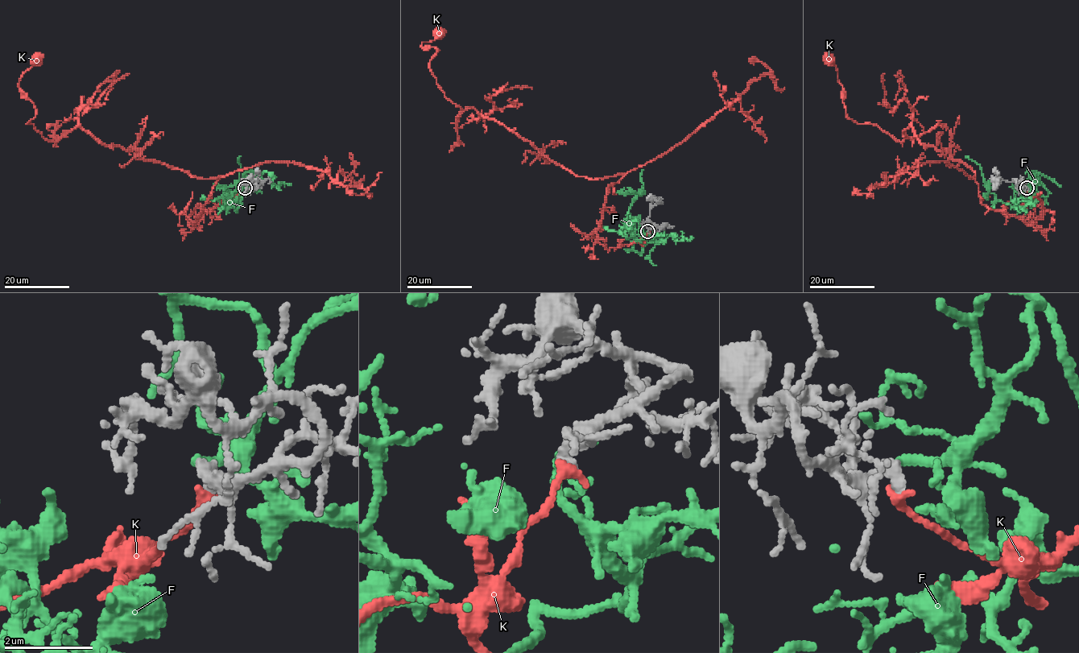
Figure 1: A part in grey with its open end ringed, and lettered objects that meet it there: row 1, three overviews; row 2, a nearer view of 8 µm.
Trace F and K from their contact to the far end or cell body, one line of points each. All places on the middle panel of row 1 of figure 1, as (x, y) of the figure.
F: (647, 232), (651, 241), (634, 251), (626, 216), (642, 189), (642, 170)
K: (648, 232), (605, 247), (622, 175), (575, 175), (450, 101), (421, 43), (438, 33)

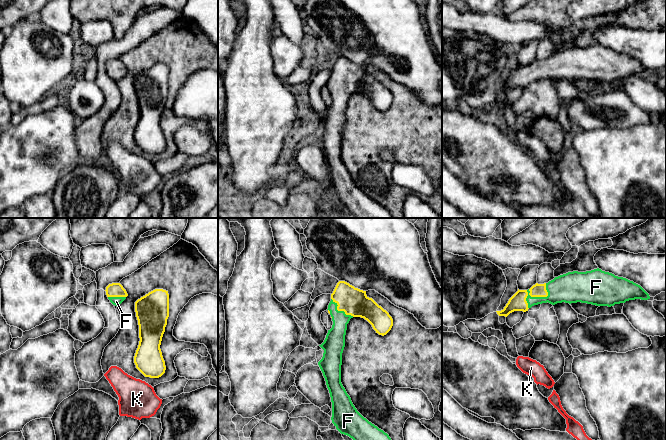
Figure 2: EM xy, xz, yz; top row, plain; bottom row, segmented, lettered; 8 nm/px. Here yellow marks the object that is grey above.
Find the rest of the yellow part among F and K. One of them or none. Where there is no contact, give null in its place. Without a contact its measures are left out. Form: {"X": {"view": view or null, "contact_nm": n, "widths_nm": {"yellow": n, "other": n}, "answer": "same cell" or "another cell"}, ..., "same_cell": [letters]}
{"F": {"view": "yz", "contact_nm": 260, "widths_nm": {"yellow": 110, "other": 220}, "answer": "same cell"}, "K": {"view": null, "answer": "another cell"}, "same_cell": ["F"]}

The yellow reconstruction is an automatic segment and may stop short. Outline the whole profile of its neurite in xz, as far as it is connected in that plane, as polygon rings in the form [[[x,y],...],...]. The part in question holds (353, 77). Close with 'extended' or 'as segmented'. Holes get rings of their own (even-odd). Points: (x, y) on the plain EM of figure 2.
[[[345,57],[337,59],[327,86],[333,101],[324,118],[319,121],[324,129],[318,141],[331,173],[332,199],[341,210],[349,212],[355,218],[392,218],[387,209],[364,194],[353,181],[341,159],[341,141],[347,100],[351,94],[364,94],[382,112],[391,106],[393,95],[366,71],[366,67]]]; extended

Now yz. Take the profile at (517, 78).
[[[597,44],[586,48],[568,48],[555,53],[548,59],[536,59],[528,66],[519,66],[509,75],[508,79],[501,87],[496,87],[499,92],[507,93],[514,87],[528,87],[534,81],[542,79],[587,79],[596,82],[614,82],[615,80],[625,79],[629,76],[648,76],[649,70],[638,60],[623,53],[615,52],[612,49],[602,47]]]; extended

